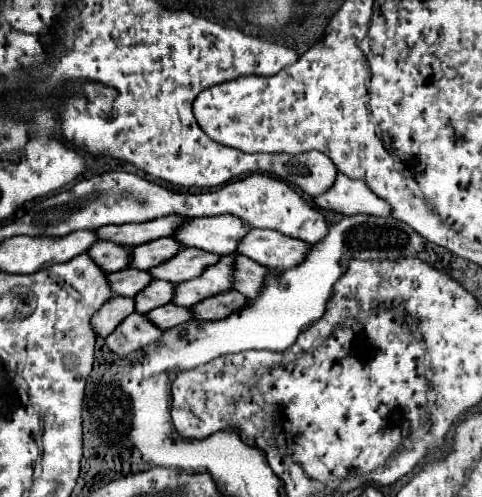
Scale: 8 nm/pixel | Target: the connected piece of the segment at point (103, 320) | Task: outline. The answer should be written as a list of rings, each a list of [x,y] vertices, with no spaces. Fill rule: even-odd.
[[[125,296],[111,298],[91,320],[97,336],[103,336],[103,338],[109,336],[133,312],[135,312],[135,300],[133,298],[125,298]]]

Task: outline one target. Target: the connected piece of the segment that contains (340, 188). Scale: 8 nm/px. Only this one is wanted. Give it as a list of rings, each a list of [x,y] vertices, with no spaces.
[[[337,174],[333,188],[329,192],[317,196],[315,204],[319,208],[329,208],[329,210],[335,210],[335,212],[345,214],[345,216],[353,216],[353,214],[359,214],[359,212],[363,212],[367,216],[389,216],[391,214],[391,206],[387,202],[383,202],[383,198],[375,196],[363,180],[351,180],[345,174]]]

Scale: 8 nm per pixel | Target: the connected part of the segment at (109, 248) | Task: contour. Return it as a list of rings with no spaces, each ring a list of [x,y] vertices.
[[[99,240],[87,252],[105,272],[119,272],[131,264],[131,248],[123,244],[111,244],[107,240]]]

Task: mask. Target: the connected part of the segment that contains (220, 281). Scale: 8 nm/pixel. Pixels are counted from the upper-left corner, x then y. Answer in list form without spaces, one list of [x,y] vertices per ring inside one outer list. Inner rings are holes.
[[[221,256],[221,260],[207,268],[203,272],[203,276],[177,284],[175,288],[175,296],[173,302],[179,306],[195,306],[201,300],[209,298],[209,296],[217,296],[219,292],[229,292],[233,290],[233,282],[235,282],[235,256]]]

